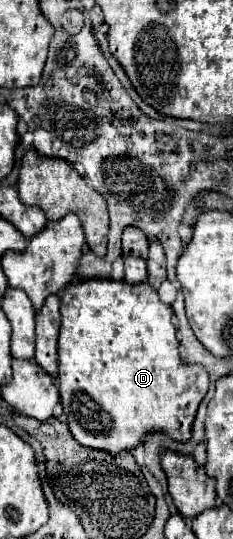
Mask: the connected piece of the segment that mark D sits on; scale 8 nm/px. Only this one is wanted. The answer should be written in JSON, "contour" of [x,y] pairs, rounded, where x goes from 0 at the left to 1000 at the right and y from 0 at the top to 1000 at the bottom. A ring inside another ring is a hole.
{"contour":[[[361,519],[343,527],[300,527],[275,545],[266,545],[266,605],[258,605],[258,631],[249,631],[249,720],[258,720],[258,746],[275,753],[275,768],[300,790],[309,809],[369,831],[403,835],[446,835],[472,842],[515,842],[532,835],[575,835],[601,820],[618,820],[618,805],[644,801],[695,801],[730,809],[755,820],[807,820],[824,813],[824,787],[841,776],[841,761],[867,746],[867,738],[893,727],[893,690],[858,675],[798,675],[773,657],[764,657],[764,631],[755,631],[755,609],[730,597],[738,590],[738,571],[712,568],[687,553],[678,542],[635,527],[584,527],[558,531],[541,523],[498,523],[498,519]]]}

